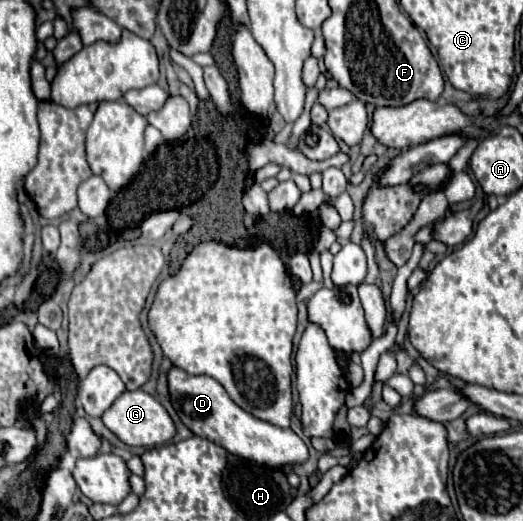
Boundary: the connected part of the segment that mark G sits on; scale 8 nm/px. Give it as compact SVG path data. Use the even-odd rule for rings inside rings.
M136 389L136 391L124 391L114 405L102 415L104 425L126 445L130 447L158 447L170 441L176 433L174 423L166 409L148 393Z

